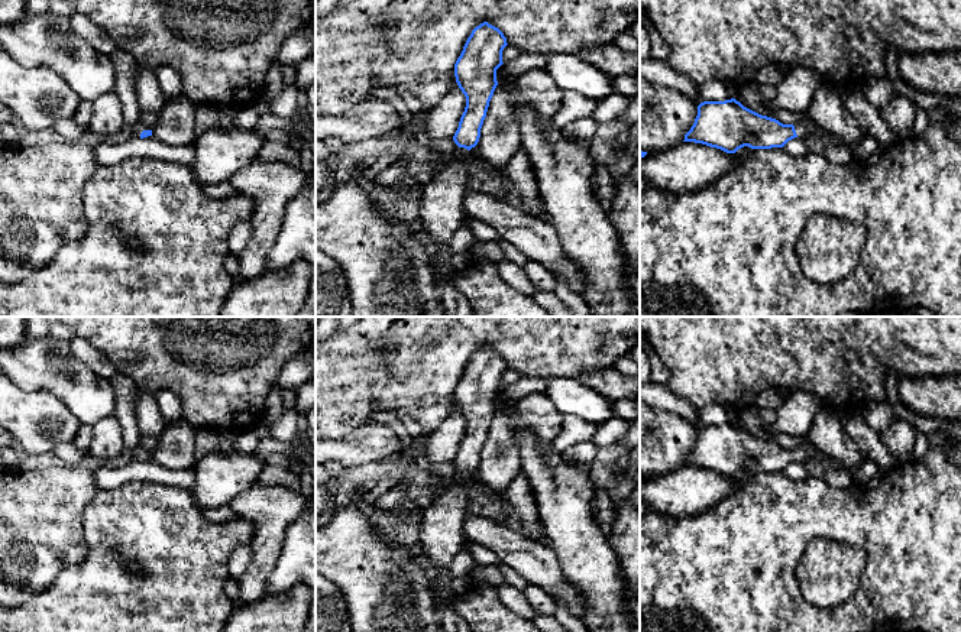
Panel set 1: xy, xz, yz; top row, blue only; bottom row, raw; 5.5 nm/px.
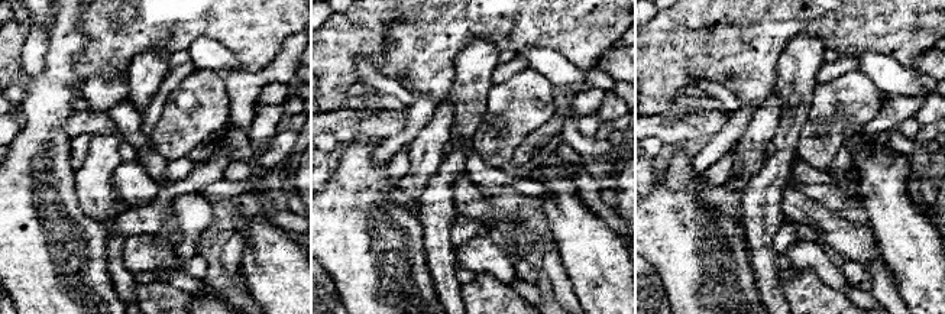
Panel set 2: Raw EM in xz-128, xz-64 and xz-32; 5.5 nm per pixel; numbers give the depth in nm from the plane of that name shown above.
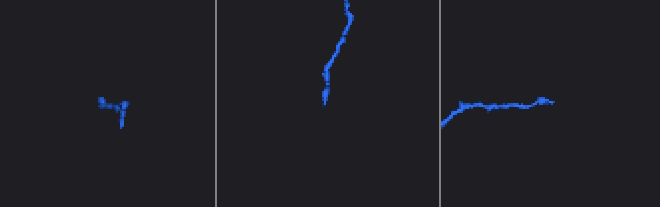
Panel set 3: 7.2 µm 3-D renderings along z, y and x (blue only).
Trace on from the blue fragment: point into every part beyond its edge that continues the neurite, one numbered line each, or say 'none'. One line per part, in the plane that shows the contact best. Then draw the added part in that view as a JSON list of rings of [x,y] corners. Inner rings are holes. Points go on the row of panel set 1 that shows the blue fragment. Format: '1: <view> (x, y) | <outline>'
1: xy (138, 127) | [[[137,121],[132,126],[132,136],[140,139],[140,133],[143,130],[151,130],[151,129],[142,124],[140,121]]]

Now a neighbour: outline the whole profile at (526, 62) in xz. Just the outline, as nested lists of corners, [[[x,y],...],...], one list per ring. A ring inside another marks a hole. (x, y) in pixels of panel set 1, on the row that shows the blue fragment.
[[[521,54],[512,61],[502,64],[502,74],[511,78],[534,69],[546,69],[547,58],[541,54]]]

